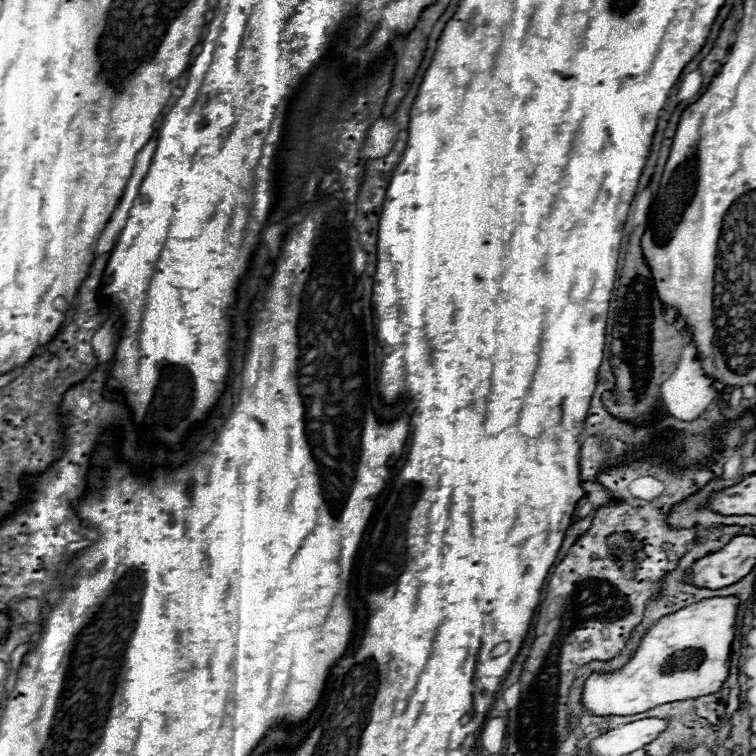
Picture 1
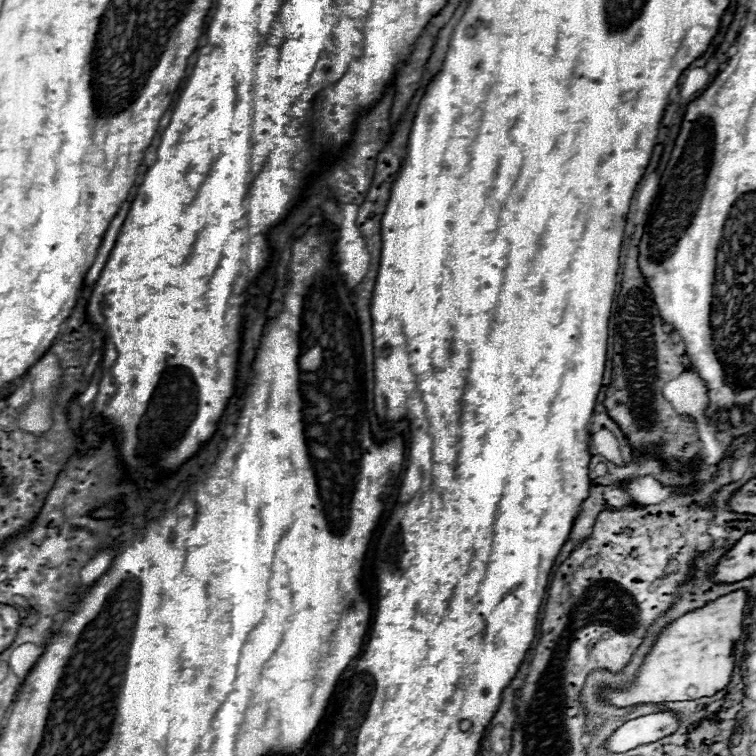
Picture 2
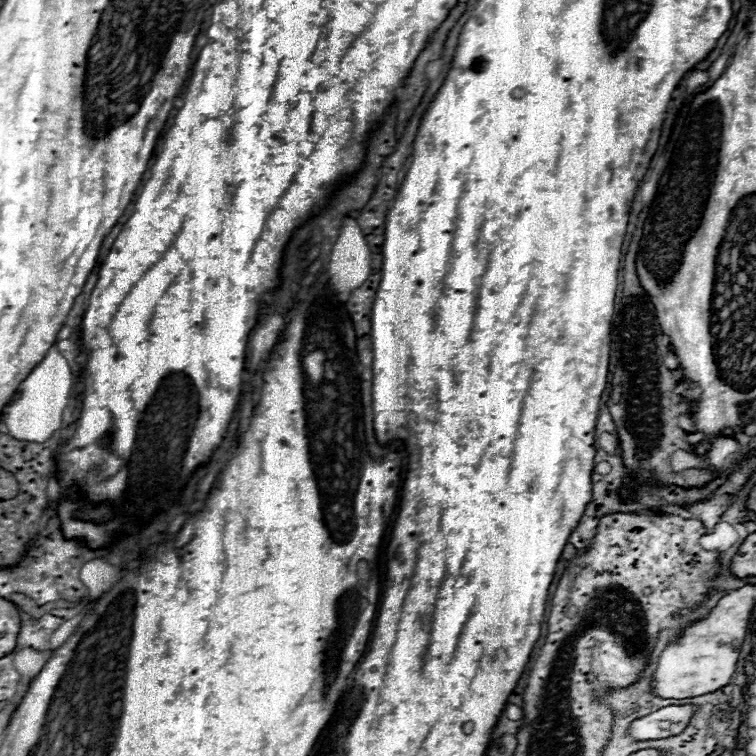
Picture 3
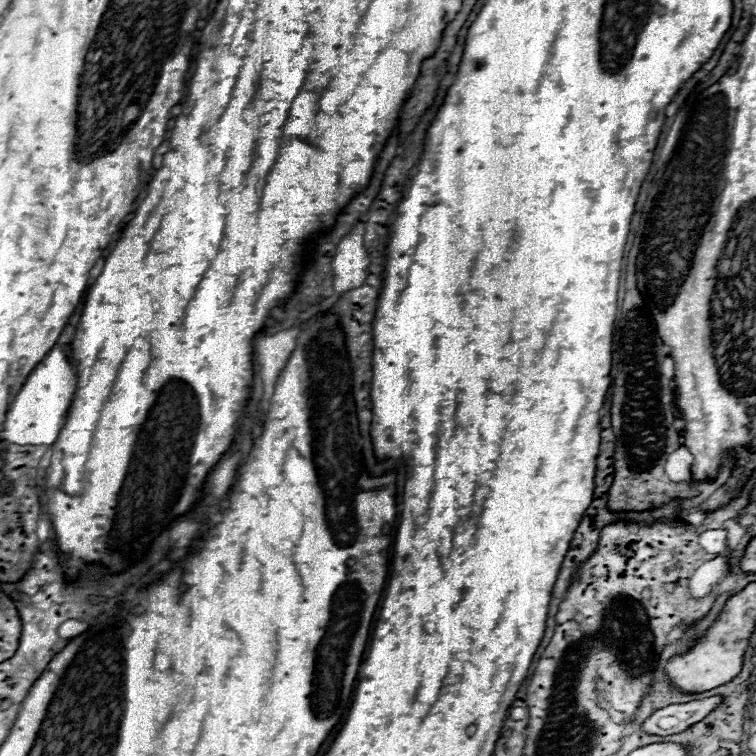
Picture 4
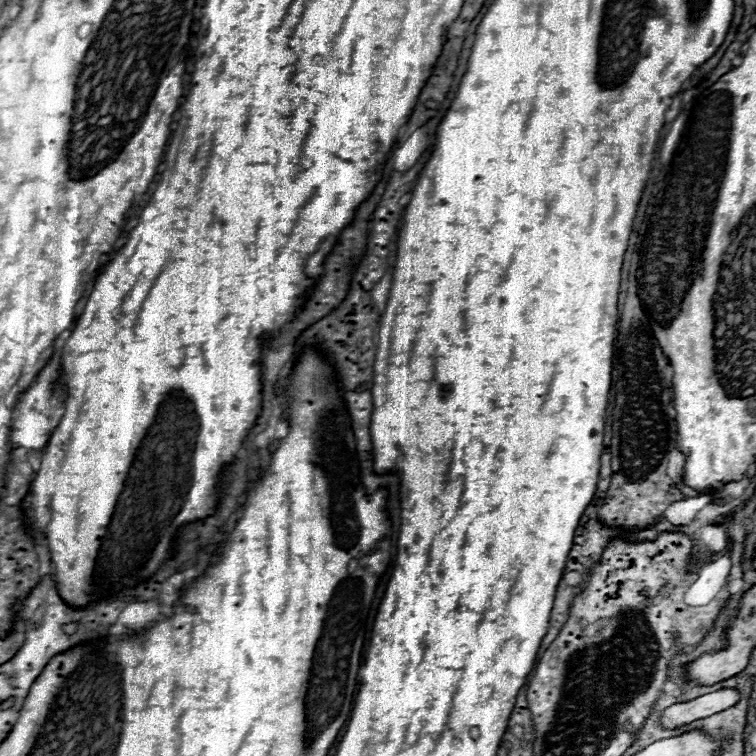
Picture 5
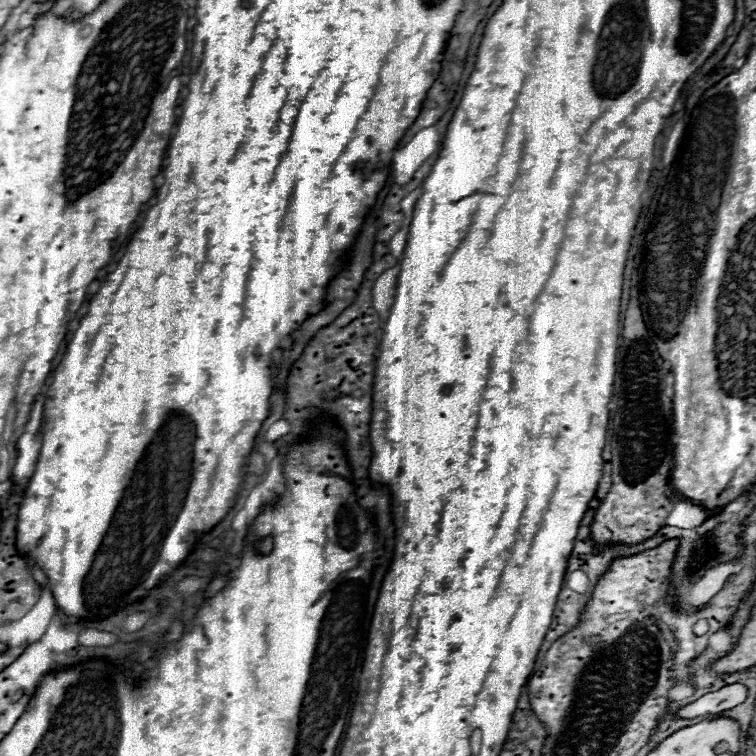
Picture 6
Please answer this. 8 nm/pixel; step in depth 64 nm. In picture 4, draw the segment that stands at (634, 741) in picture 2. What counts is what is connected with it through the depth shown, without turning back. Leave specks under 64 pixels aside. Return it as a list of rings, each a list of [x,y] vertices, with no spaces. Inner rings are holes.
[[[710,696],[710,698],[700,698],[692,700],[686,704],[670,704],[666,708],[656,710],[646,722],[644,730],[650,734],[666,736],[666,734],[676,734],[692,726],[696,720],[702,720],[712,712],[712,708],[718,708],[722,704],[722,696]]]

